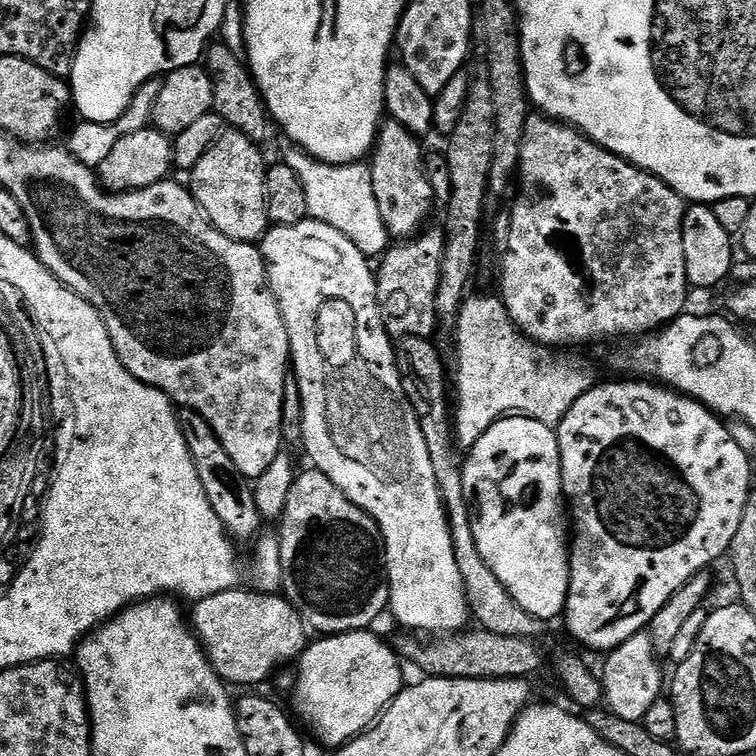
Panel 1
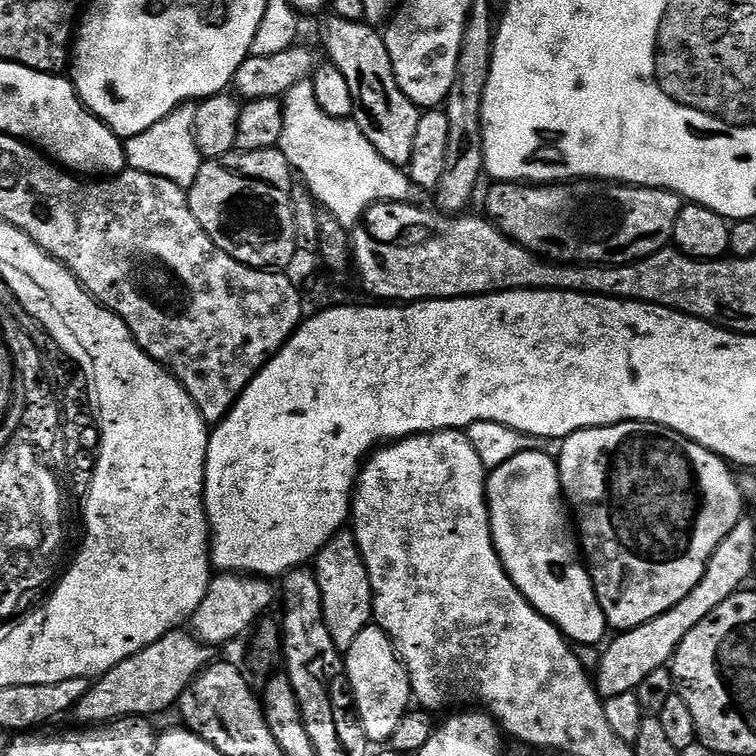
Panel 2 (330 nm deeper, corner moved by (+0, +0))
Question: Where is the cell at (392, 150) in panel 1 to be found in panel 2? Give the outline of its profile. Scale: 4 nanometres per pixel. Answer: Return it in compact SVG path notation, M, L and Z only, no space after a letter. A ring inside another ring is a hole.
M335 14L320 24L320 40L328 51L327 59L346 78L352 99L351 119L366 134L370 146L396 168L407 169L414 150L414 133L418 130L421 109L416 107L398 86L394 66L386 50L383 35L364 20L347 20Z

